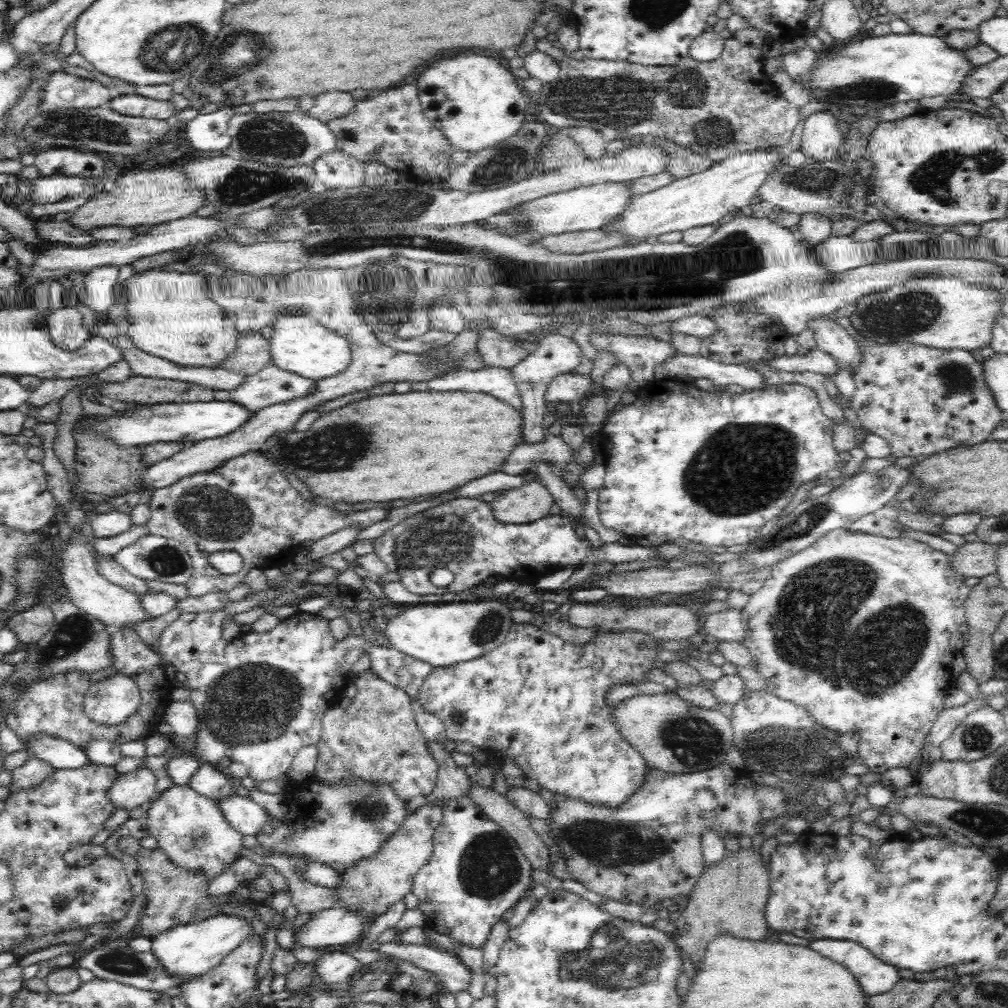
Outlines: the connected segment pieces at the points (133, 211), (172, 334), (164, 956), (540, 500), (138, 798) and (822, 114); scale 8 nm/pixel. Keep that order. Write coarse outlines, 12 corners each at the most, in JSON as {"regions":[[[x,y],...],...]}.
{"regions":[[[179,168],[110,180],[65,222],[160,225],[204,206]],[[152,265],[119,287],[136,348],[213,368],[242,334],[200,274]],[[220,914],[161,931],[150,951],[167,976],[202,976],[252,934]],[[533,481],[495,494],[489,505],[500,522],[546,517],[553,502]],[[152,771],[120,773],[108,795],[116,810],[145,807],[156,792]],[[815,111],[804,122],[802,151],[834,158],[843,135],[833,116]]]}

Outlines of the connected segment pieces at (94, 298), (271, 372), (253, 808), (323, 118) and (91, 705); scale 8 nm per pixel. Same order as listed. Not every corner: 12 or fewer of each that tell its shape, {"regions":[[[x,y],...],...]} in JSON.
{"regions":[[[100,265],[85,279],[86,305],[100,315],[116,301],[119,266]],[[268,363],[230,391],[255,412],[310,392],[314,380]],[[232,793],[215,801],[227,823],[255,835],[266,809]],[[349,93],[314,97],[305,114],[324,123],[355,106]],[[116,673],[89,686],[84,712],[119,725],[139,705],[135,680]]]}

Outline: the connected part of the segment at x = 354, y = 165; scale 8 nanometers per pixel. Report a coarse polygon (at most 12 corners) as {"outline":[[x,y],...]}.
{"outline":[[337,149],[311,166],[317,187],[357,188],[364,166]]}

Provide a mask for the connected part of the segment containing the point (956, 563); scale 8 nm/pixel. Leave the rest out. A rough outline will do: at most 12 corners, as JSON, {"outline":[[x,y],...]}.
{"outline":[[965,542],[950,555],[970,578],[998,570],[998,546]]}

